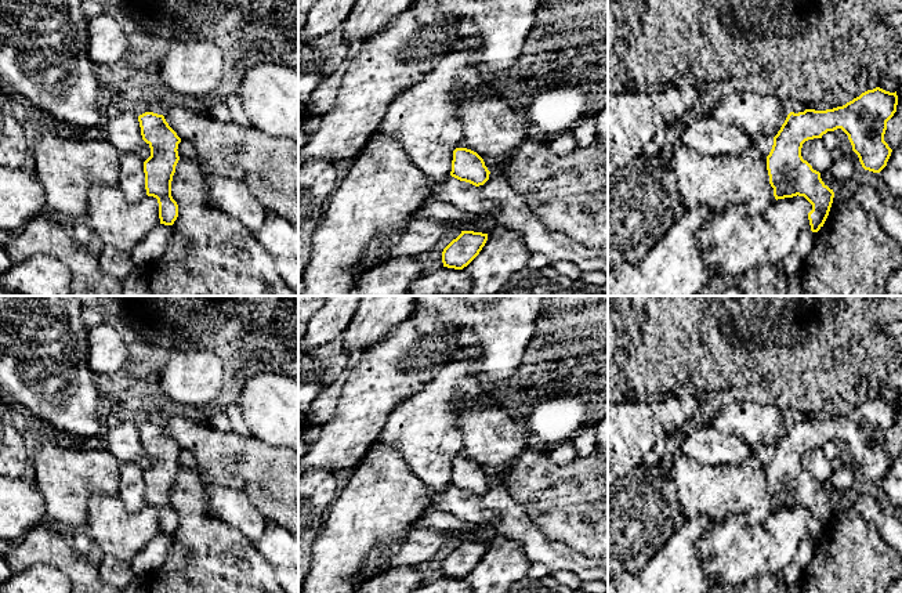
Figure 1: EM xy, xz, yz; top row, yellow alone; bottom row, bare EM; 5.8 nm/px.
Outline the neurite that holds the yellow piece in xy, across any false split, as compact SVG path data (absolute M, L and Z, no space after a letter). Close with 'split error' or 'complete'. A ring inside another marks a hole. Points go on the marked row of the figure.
M145 112L138 122L142 140L151 148L151 156L144 162L146 195L157 199L160 224L173 225L178 205L171 196L171 181L180 160L177 149L181 138L163 115Z; complete

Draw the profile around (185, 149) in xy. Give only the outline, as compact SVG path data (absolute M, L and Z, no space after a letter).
M181 140L177 151L178 151L180 158L185 158L191 160L200 160L193 145L188 141Z

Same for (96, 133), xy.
M98 127L88 129L88 130L79 130L76 138L79 138L81 141L105 140L104 131Z

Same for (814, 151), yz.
M822 138L808 140L803 144L801 156L807 160L814 170L825 173L830 170L832 153L825 147Z

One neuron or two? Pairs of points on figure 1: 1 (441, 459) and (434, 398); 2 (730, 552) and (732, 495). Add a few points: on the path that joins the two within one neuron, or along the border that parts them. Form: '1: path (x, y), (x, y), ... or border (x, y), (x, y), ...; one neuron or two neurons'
1: path (434, 444), (434, 413); one neuron
2: border (763, 520), (749, 523), (730, 514), (716, 523); two neurons

